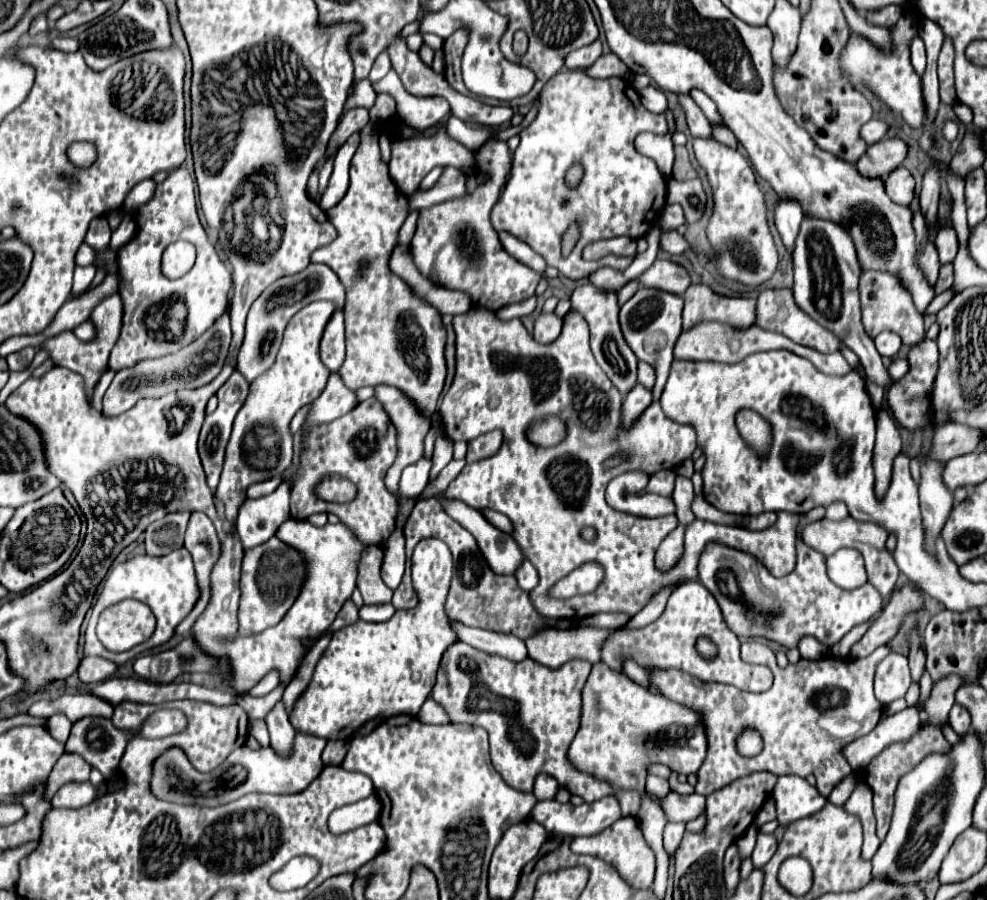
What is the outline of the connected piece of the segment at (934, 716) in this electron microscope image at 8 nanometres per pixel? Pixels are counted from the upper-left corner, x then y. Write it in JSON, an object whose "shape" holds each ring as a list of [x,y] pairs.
{"shape":[[[948,675],[943,683],[935,683],[929,701],[925,703],[925,711],[929,715],[929,725],[943,729],[949,723],[949,711],[955,705],[955,693],[961,685],[958,675]]]}

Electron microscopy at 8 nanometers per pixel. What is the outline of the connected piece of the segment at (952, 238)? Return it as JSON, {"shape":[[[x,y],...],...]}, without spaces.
{"shape":[[[941,225],[937,239],[935,239],[935,247],[939,253],[941,263],[949,263],[955,259],[957,249],[959,249],[959,241],[957,241],[957,233],[951,225]]]}

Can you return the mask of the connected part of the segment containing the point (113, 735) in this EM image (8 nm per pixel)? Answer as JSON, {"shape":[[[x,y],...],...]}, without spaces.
{"shape":[[[83,717],[73,723],[65,751],[79,753],[91,767],[99,769],[105,777],[117,773],[119,759],[127,743],[135,735],[127,729],[117,729],[109,719]]]}

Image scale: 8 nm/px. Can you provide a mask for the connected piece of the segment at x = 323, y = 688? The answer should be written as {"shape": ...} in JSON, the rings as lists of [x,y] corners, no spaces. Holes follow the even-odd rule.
{"shape":[[[421,539],[413,551],[411,561],[412,583],[419,595],[417,607],[395,611],[395,615],[385,623],[367,623],[359,619],[357,623],[347,625],[331,635],[330,643],[315,667],[311,683],[299,695],[291,711],[289,721],[297,733],[323,737],[327,741],[350,741],[358,728],[365,725],[365,721],[371,721],[379,713],[387,717],[419,713],[421,705],[435,687],[435,675],[443,653],[457,641],[457,633],[445,613],[445,599],[454,574],[454,562],[449,548],[439,539]],[[350,720],[355,720],[354,730],[349,729],[347,735],[347,723]]]}

